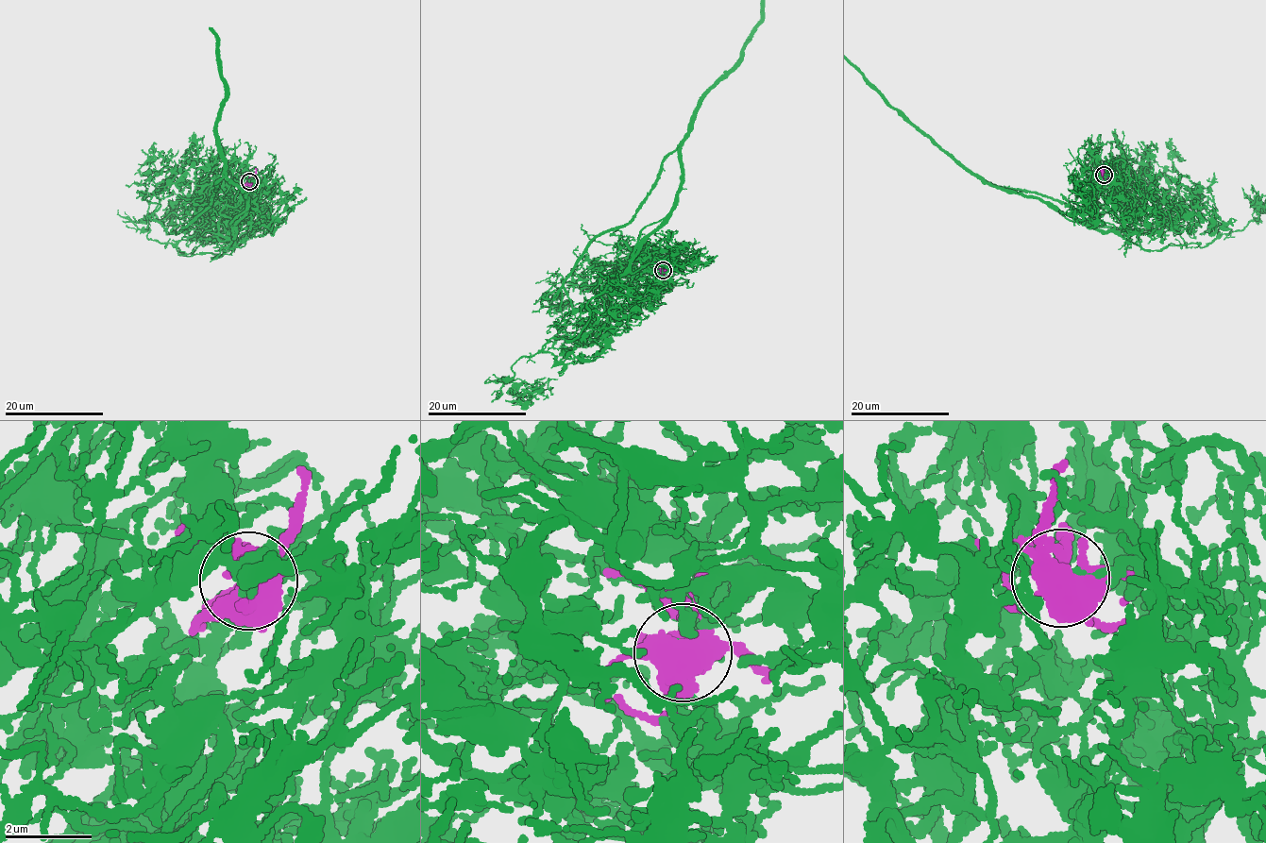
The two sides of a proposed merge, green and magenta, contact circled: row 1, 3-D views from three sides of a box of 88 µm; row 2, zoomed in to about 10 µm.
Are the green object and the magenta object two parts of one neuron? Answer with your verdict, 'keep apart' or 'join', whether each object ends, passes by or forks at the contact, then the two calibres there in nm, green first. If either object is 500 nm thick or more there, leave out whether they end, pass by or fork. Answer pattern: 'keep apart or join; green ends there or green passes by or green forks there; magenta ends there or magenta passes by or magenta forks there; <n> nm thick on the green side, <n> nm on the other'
keep apart; 90 nm thick on the green side, 550 nm on the other

